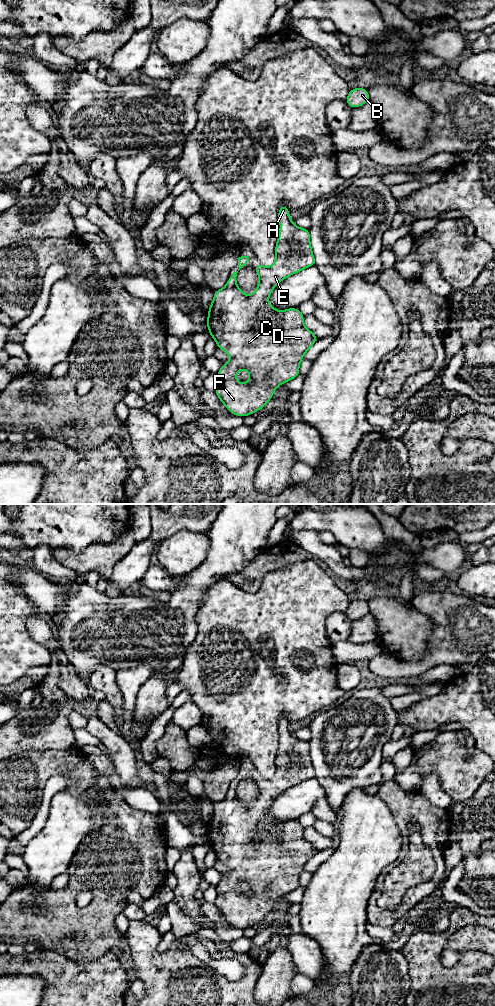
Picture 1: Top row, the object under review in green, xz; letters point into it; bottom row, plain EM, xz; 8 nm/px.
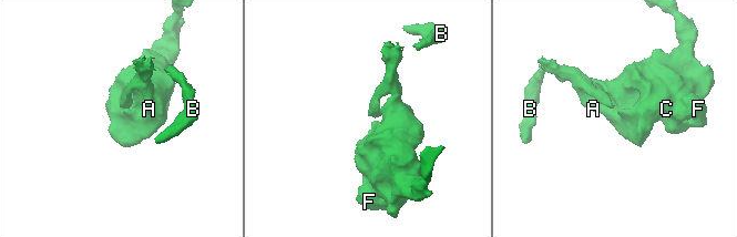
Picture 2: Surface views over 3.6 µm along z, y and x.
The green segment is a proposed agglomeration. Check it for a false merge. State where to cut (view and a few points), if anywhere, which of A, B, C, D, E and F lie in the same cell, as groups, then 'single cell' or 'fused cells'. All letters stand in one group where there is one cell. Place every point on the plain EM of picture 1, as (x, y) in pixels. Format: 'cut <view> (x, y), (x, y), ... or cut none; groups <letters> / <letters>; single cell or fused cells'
cut none; groups A B C D E F; single cell

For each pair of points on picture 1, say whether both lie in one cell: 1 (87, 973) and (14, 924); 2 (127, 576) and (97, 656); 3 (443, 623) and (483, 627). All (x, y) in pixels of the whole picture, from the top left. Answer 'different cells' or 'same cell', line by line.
1: different cells
2: different cells
3: same cell

